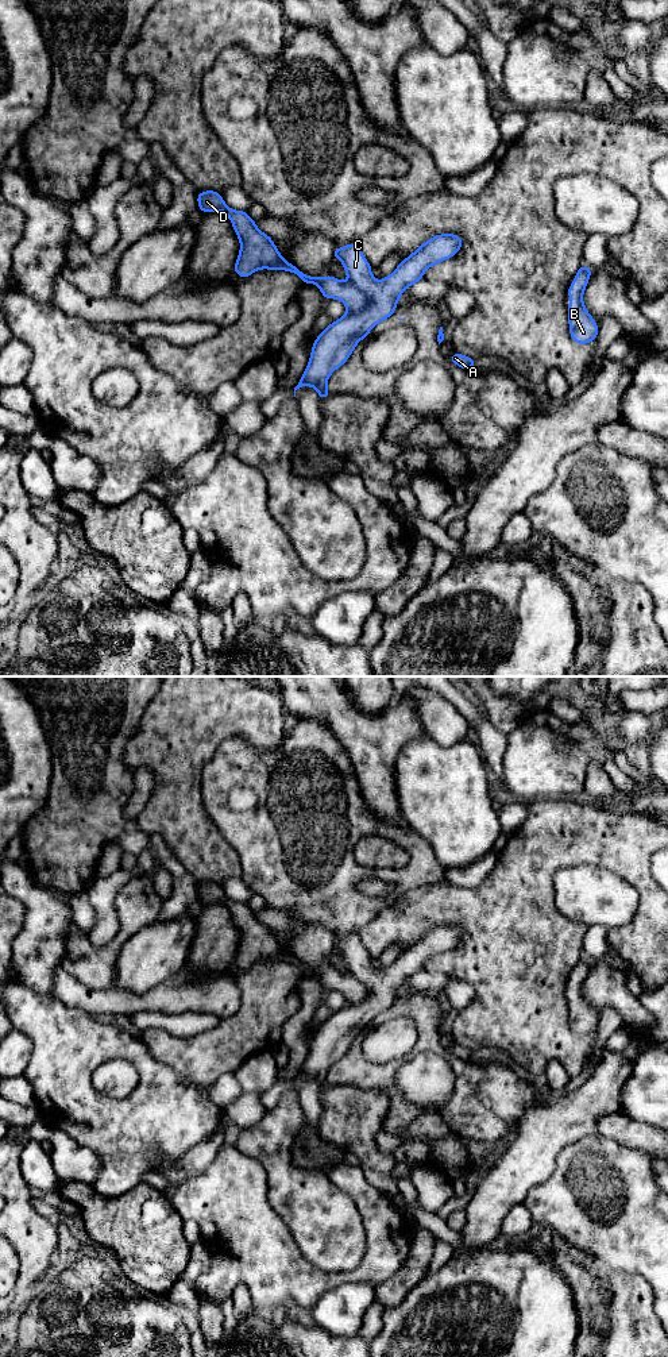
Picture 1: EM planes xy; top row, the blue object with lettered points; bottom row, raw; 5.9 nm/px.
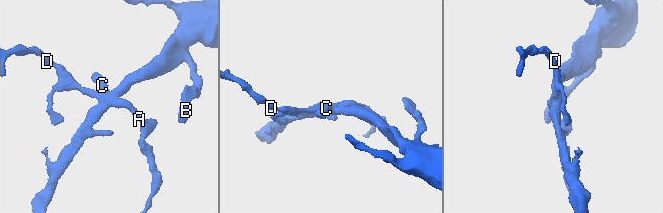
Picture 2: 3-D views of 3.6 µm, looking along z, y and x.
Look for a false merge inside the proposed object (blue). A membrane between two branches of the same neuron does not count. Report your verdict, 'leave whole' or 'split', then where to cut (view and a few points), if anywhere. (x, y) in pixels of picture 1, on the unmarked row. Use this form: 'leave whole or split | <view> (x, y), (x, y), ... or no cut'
split | xy (348, 971), (366, 989), (367, 995), (359, 1003)

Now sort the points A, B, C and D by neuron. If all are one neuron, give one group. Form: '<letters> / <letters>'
A D / B C

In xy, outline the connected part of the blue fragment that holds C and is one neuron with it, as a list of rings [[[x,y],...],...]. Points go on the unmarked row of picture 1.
[[[440,925],[436,926],[433,929],[430,929],[429,932],[424,933],[421,936],[420,940],[417,940],[413,945],[410,945],[408,949],[405,949],[398,959],[386,969],[383,969],[382,972],[377,972],[372,965],[371,965],[371,956],[366,952],[360,938],[358,934],[350,934],[341,940],[333,940],[333,948],[335,951],[340,951],[344,961],[348,967],[348,972],[352,974],[356,979],[359,979],[367,988],[367,998],[360,1002],[360,1003],[352,1003],[352,1005],[345,1005],[341,1010],[332,1013],[329,1015],[329,1018],[327,1021],[324,1021],[317,1030],[313,1033],[312,1037],[312,1045],[310,1045],[310,1050],[309,1055],[304,1063],[304,1065],[301,1067],[301,1071],[298,1073],[298,1076],[294,1079],[294,1088],[296,1088],[296,1082],[302,1079],[302,1077],[313,1077],[317,1084],[320,1091],[325,1091],[331,1087],[331,1084],[327,1082],[327,1072],[329,1069],[329,1067],[339,1060],[341,1056],[344,1056],[350,1046],[352,1045],[354,1040],[356,1038],[356,1036],[364,1030],[368,1023],[381,1013],[386,1011],[387,1009],[393,1007],[394,999],[397,998],[399,988],[402,986],[402,983],[414,976],[416,974],[418,974],[421,969],[424,969],[424,963],[428,961],[430,957],[440,955],[445,951],[452,949],[455,945],[459,944],[459,941],[463,937],[463,930],[459,926],[455,925]]]

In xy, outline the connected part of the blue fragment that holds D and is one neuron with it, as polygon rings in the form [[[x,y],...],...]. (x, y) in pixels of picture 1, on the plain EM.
[[[200,883],[197,884],[197,893],[197,899],[204,905],[221,902],[229,909],[233,922],[240,932],[240,944],[233,957],[233,963],[239,968],[250,968],[259,960],[285,961],[297,965],[304,976],[317,976],[325,991],[341,991],[348,1005],[360,1003],[367,998],[366,986],[352,974],[341,974],[333,967],[309,968],[296,956],[286,953],[273,930],[255,917],[255,911],[248,907],[247,902],[228,899],[219,883]]]

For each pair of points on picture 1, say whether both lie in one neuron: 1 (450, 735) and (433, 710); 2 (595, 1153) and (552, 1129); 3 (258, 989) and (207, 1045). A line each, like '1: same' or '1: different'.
1: same
2: different
3: same

